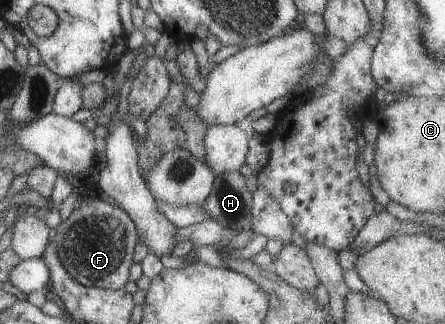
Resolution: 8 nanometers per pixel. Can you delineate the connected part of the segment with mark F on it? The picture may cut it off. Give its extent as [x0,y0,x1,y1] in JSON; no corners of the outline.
[53,197,138,289]

